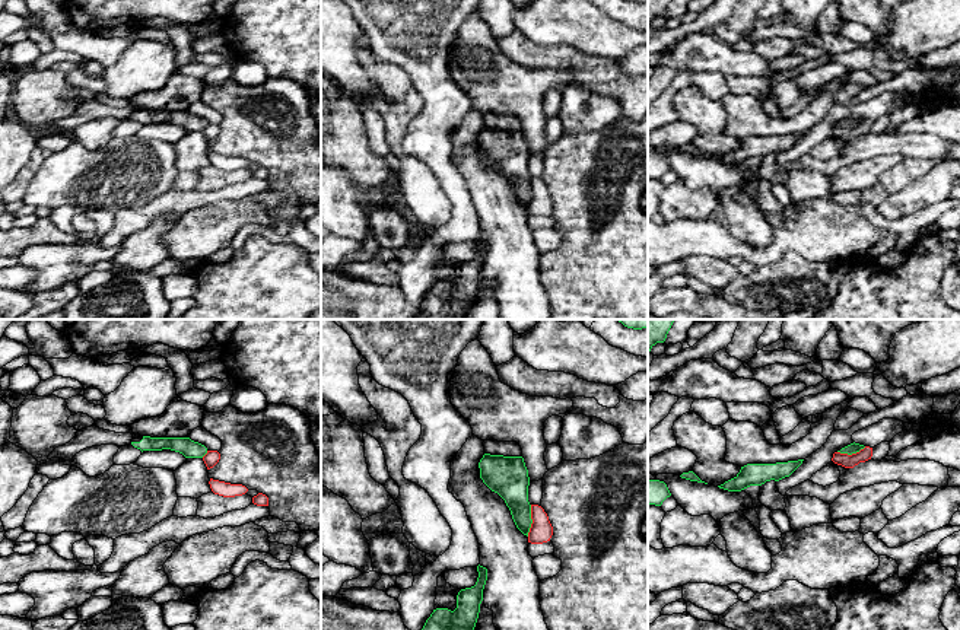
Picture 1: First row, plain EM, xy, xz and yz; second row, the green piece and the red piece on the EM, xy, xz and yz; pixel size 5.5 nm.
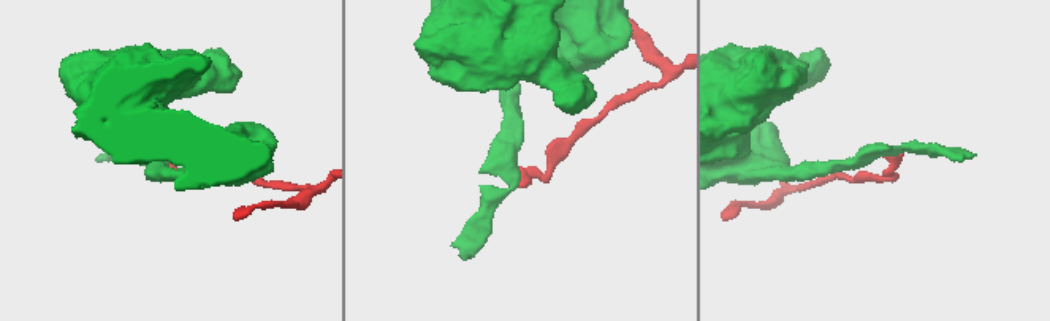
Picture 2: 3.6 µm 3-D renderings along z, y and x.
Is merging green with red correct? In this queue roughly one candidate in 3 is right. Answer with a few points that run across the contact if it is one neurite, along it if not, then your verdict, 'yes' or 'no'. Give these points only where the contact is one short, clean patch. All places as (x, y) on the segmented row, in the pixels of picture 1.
line xz (531, 505), (531, 527), (527, 535); no

